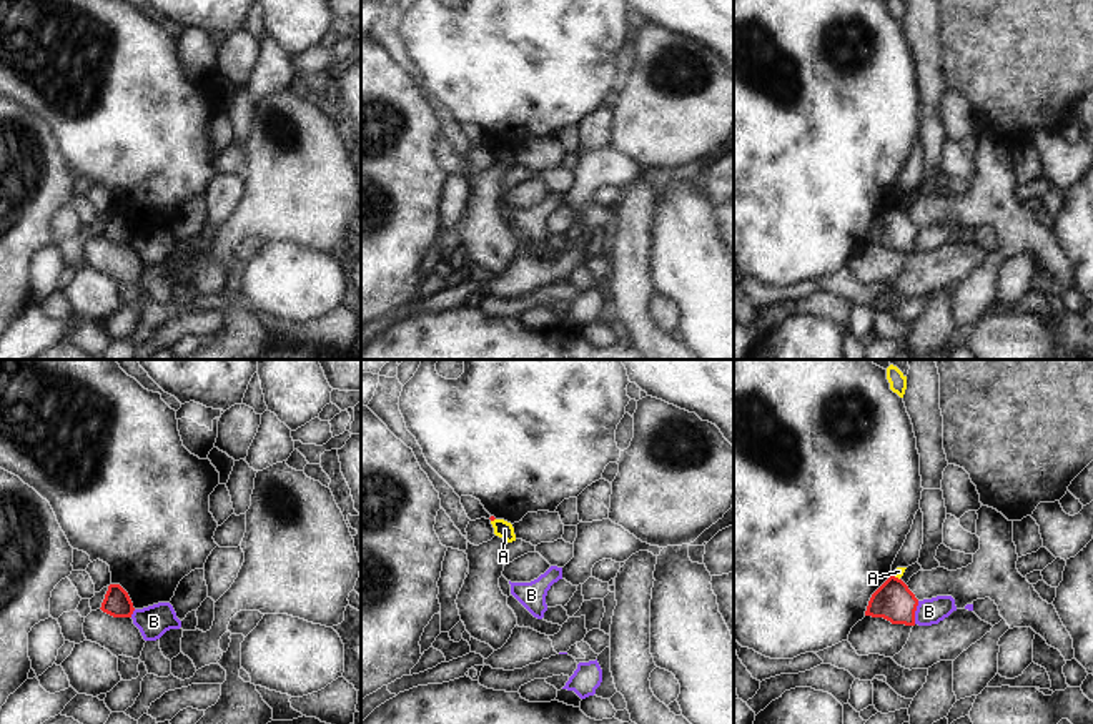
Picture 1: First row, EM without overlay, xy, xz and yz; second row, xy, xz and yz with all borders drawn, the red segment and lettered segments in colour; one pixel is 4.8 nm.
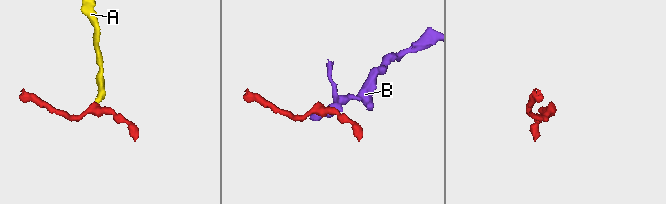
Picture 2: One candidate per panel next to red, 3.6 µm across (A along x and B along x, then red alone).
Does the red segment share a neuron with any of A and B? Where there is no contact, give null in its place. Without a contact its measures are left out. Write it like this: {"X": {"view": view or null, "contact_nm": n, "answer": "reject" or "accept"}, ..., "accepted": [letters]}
{"A": {"view": "yz", "contact_nm": 40, "answer": "reject"}, "B": {"view": "yz", "contact_nm": 110, "answer": "reject"}, "accepted": []}

